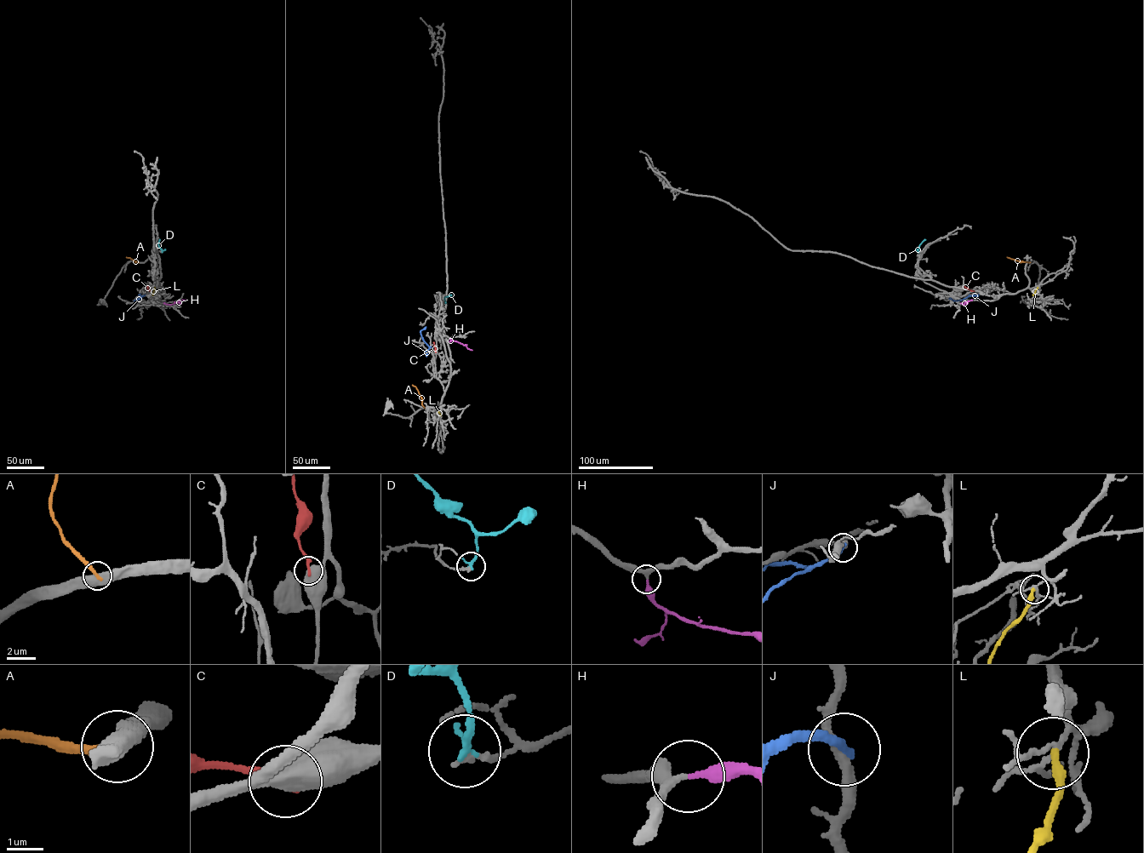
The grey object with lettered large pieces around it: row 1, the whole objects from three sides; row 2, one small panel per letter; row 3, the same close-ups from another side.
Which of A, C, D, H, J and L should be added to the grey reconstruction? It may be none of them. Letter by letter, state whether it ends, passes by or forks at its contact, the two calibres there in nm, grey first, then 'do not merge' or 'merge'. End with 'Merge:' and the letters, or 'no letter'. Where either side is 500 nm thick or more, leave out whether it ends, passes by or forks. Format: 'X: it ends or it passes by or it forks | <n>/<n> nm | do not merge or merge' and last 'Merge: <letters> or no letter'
A: 550/280 nm | do not merge
C: 500/200 nm | do not merge
D: it ends | 180/240 nm | do not merge
H: it ends | 240/300 nm | merge
J: it ends | 280/300 nm | do not merge
L: it ends | 120/260 nm | do not merge
Merge: H

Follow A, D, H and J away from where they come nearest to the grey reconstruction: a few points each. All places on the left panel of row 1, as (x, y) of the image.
A: (138, 262), (126, 257)
D: (162, 252), (159, 239)
H: (164, 303), (173, 304), (186, 300)
J: (145, 294), (134, 300), (140, 299)

